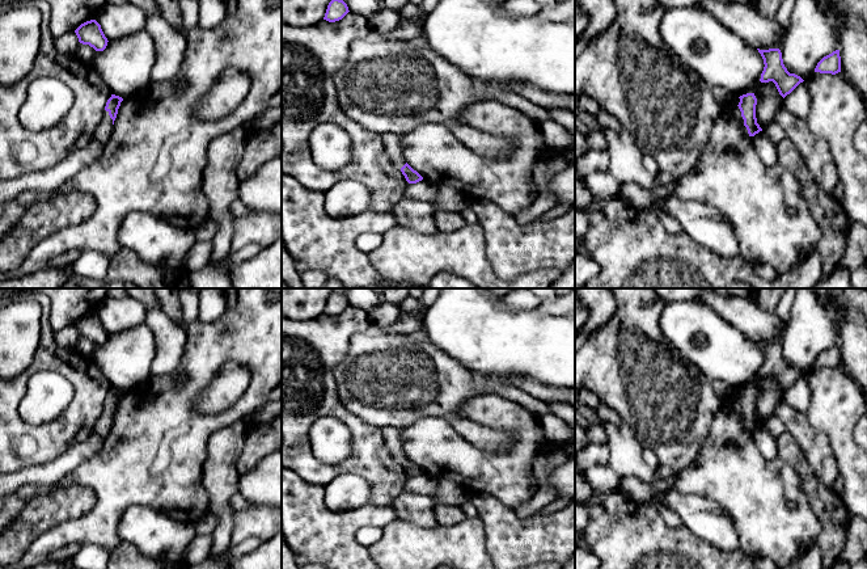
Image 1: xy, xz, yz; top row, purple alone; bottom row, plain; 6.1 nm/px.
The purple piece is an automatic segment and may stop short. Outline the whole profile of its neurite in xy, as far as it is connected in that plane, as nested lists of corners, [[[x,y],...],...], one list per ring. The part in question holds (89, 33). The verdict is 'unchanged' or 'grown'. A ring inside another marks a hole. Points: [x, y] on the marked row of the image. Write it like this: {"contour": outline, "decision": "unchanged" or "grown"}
{"contour": [[[96,20],[81,24],[75,33],[80,43],[89,45],[96,51],[103,51],[107,46],[109,41]]], "decision": "unchanged"}

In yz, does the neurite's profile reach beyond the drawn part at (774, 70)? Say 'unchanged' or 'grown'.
unchanged

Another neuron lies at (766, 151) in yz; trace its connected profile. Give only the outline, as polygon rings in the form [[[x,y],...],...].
[[[764,130],[754,135],[752,143],[757,151],[758,157],[766,167],[778,164],[777,146],[770,142]]]

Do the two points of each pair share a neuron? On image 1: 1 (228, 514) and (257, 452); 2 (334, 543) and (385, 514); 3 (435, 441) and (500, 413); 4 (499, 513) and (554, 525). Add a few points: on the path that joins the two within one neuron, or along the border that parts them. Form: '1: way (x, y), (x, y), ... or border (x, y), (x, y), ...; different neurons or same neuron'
1: border (245, 443), (236, 466), (239, 475); different neurons
2: way (347, 530), (360, 517), (372, 515); same neuron
3: way (465, 460), (507, 460), (523, 445), (523, 441); same neuron
4: way (512, 526), (541, 526); same neuron

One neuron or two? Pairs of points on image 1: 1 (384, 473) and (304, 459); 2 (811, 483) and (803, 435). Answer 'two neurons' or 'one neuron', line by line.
1: one neuron
2: two neurons

